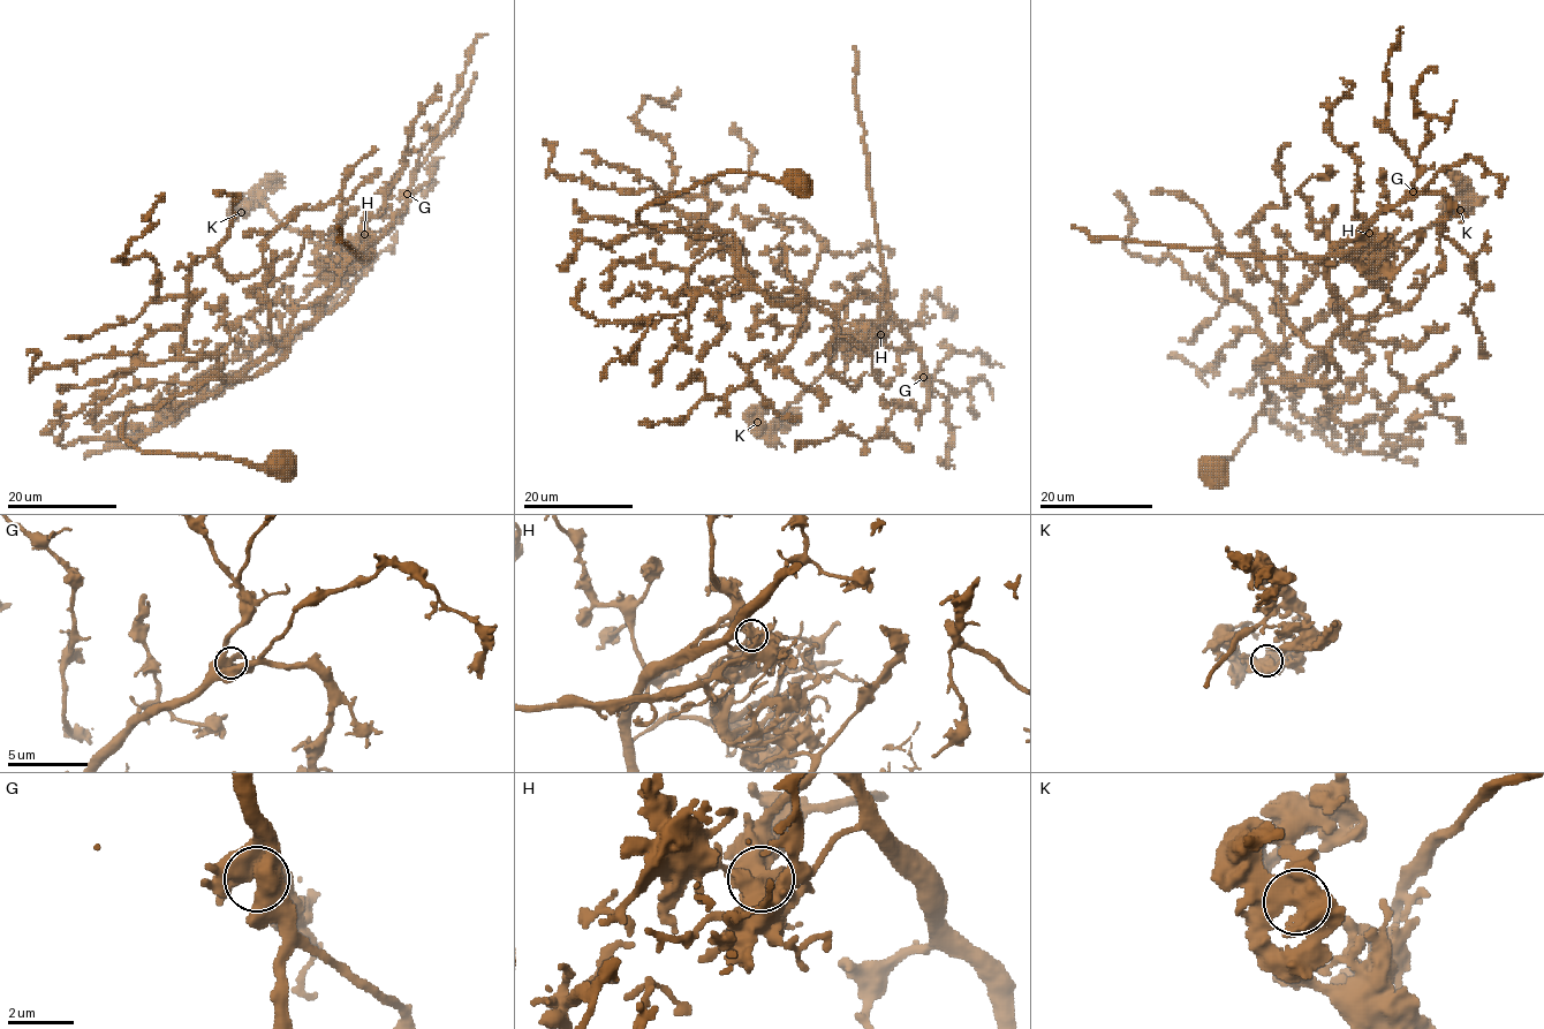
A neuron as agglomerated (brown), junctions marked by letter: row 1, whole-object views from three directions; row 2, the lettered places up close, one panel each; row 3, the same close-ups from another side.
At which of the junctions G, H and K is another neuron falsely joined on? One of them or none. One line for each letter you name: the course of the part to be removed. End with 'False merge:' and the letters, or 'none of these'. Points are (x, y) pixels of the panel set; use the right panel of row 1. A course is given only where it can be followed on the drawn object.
H: foreign part runs (1369, 233), (1367, 240), (1344, 252), (1279, 258), (1232, 256), (1213, 248), (1092, 239), (1072, 225)
False merge: H

